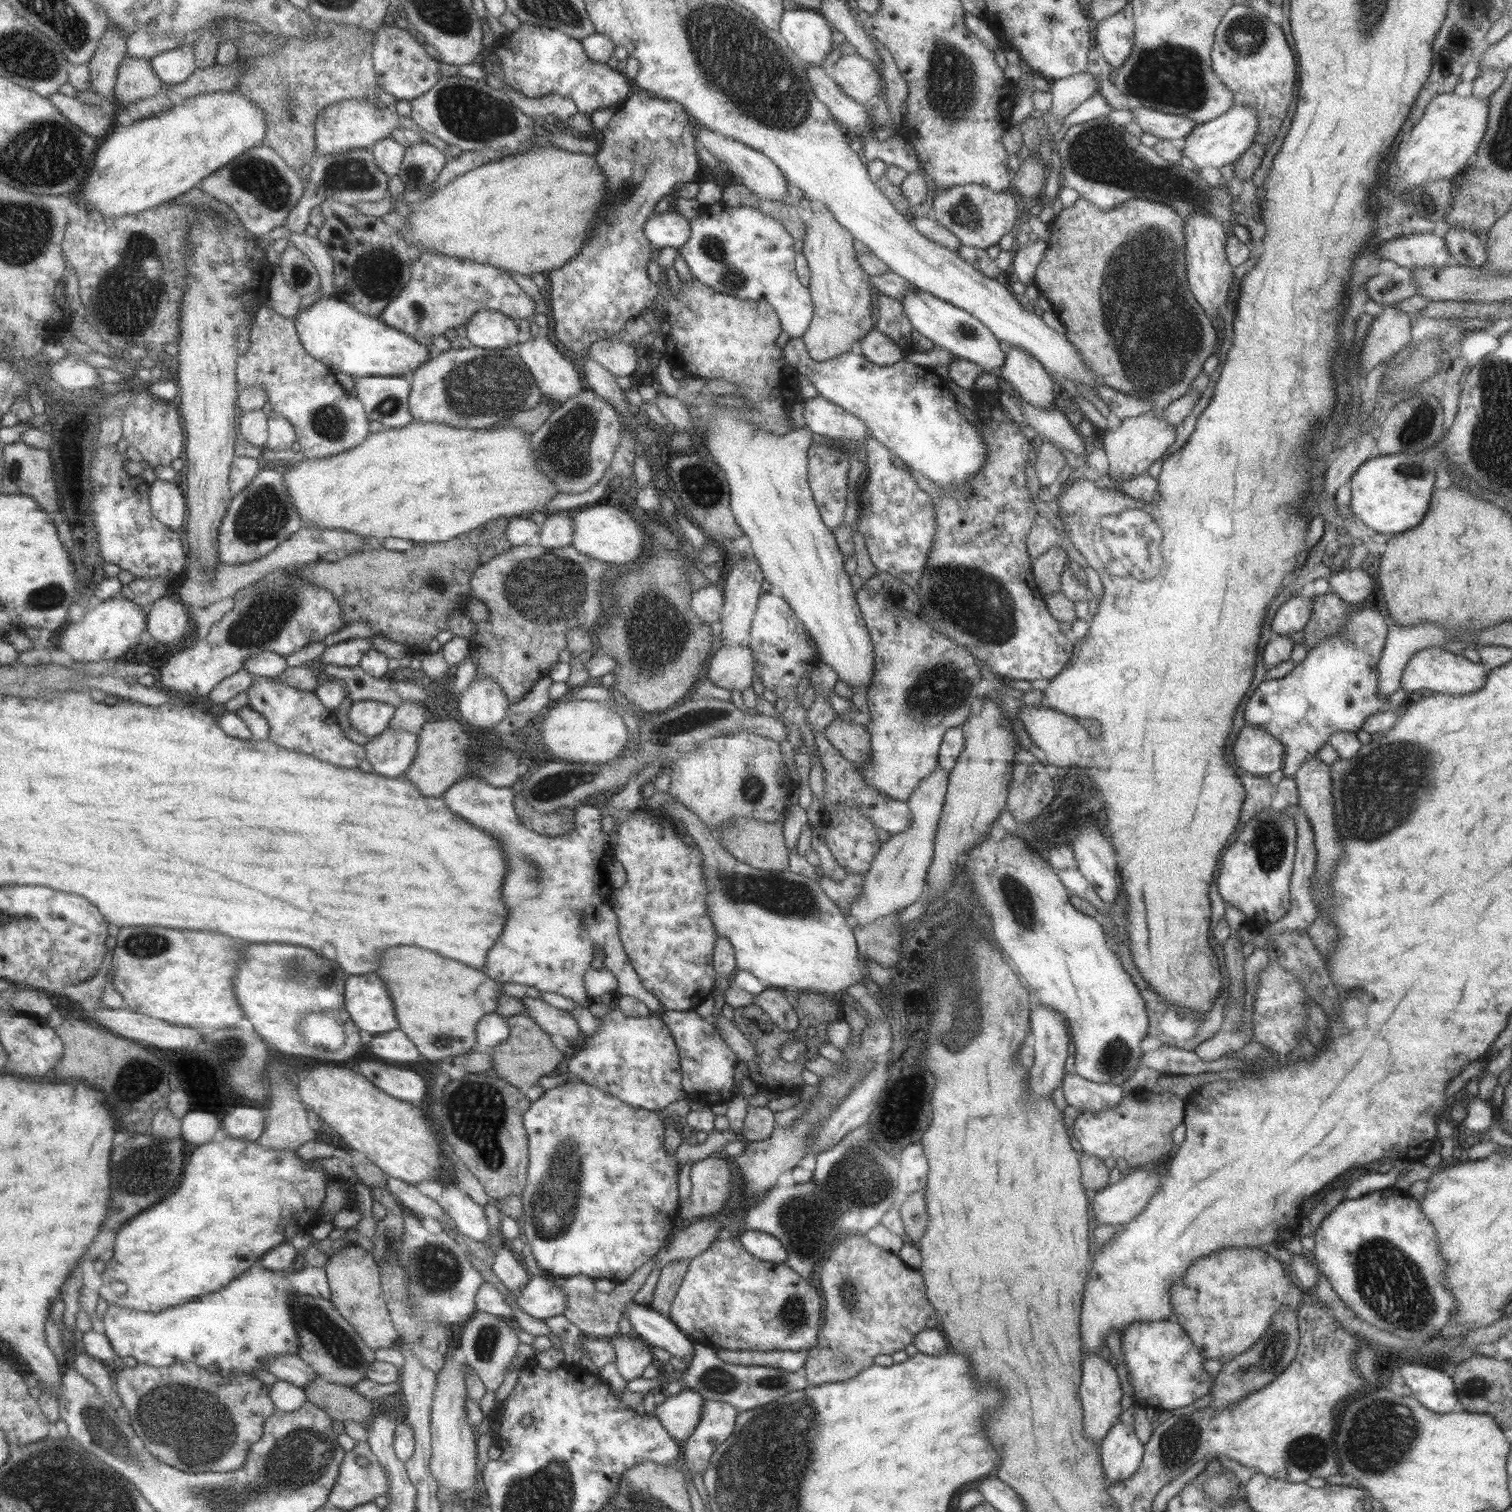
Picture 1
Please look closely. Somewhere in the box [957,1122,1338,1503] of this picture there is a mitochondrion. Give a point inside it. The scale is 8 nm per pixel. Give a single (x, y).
(1178, 1445)

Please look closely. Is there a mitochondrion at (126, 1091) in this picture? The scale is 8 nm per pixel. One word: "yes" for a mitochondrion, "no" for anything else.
yes

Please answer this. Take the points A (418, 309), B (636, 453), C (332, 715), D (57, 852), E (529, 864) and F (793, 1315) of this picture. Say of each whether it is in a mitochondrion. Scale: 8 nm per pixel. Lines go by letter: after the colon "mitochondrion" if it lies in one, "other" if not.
A: mitochondrion
B: other
C: other
D: other
E: mitochondrion
F: mitochondrion

